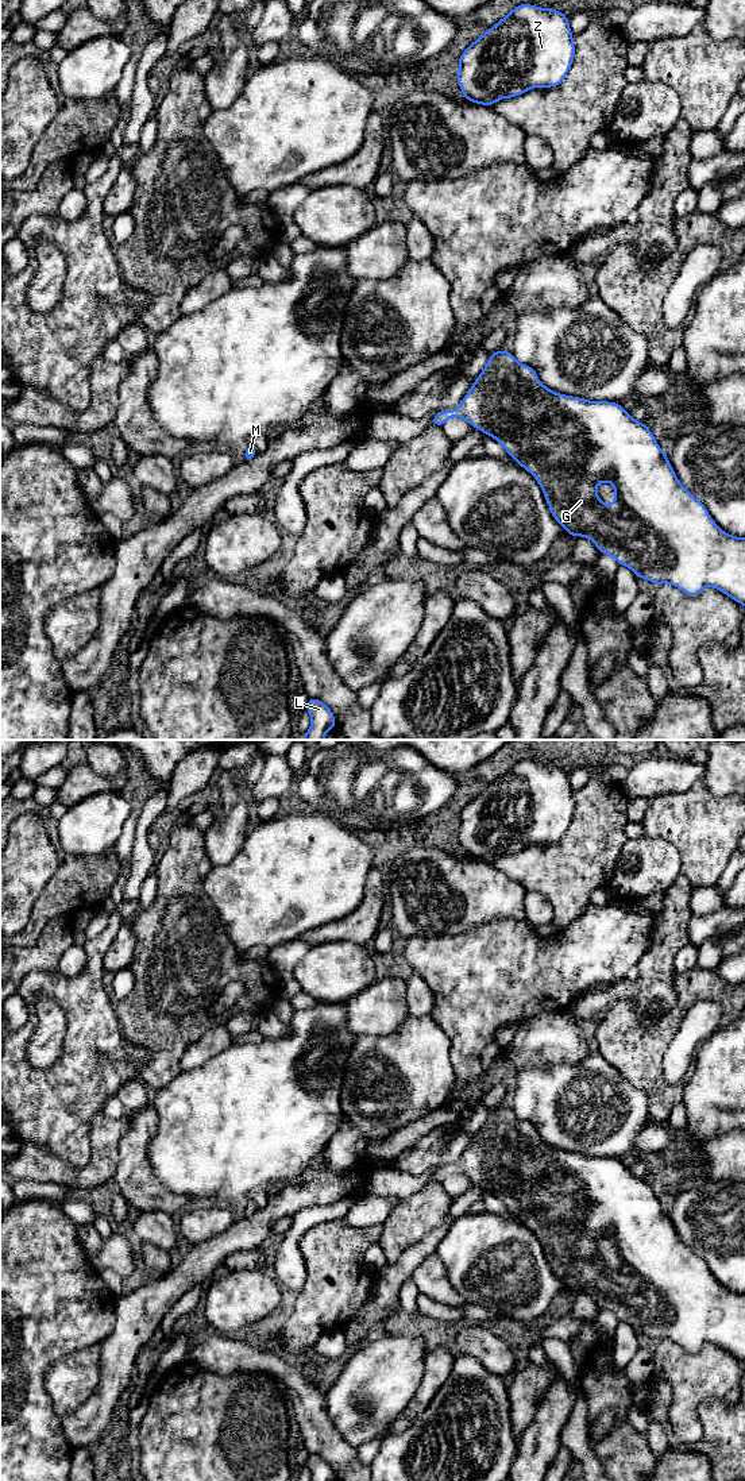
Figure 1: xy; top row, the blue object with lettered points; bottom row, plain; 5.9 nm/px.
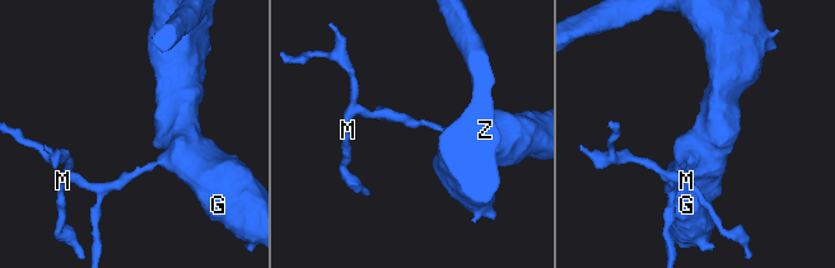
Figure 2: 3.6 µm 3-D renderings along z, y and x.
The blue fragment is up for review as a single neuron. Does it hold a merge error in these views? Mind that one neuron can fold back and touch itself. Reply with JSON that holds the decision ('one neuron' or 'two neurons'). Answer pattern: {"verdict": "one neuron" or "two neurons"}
{"verdict": "one neuron"}

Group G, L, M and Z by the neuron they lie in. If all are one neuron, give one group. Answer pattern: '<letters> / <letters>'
G L M Z

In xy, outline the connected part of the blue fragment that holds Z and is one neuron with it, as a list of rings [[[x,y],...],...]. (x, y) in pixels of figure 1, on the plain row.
[[[522,759],[460,810],[456,838],[466,857],[491,863],[532,844],[560,841],[574,813],[568,772]]]

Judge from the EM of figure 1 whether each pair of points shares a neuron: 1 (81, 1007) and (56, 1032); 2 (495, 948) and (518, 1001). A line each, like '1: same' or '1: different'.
1: different
2: same

